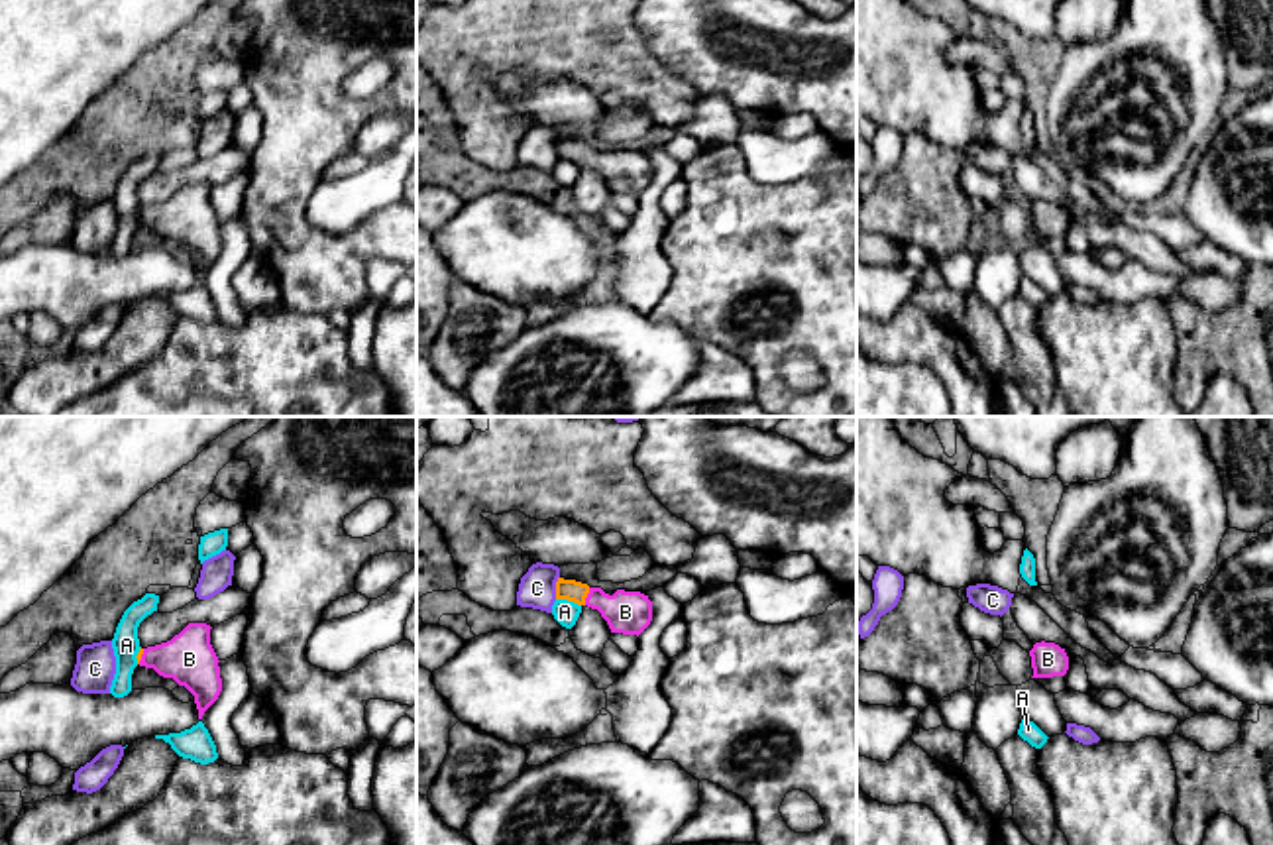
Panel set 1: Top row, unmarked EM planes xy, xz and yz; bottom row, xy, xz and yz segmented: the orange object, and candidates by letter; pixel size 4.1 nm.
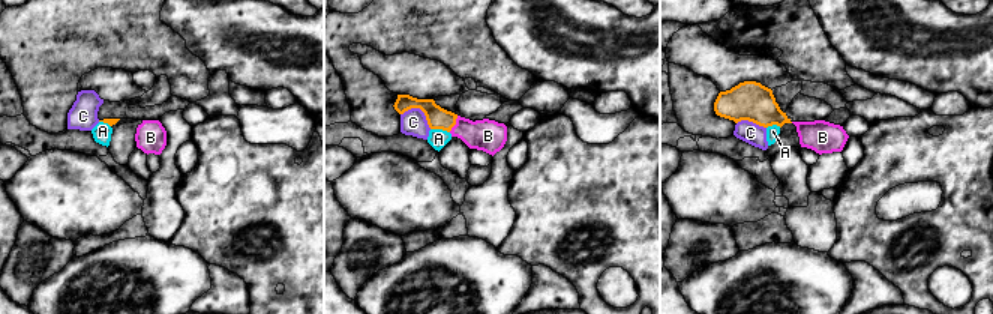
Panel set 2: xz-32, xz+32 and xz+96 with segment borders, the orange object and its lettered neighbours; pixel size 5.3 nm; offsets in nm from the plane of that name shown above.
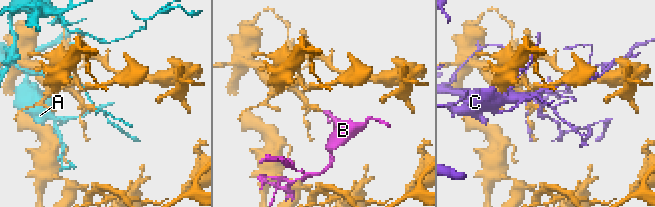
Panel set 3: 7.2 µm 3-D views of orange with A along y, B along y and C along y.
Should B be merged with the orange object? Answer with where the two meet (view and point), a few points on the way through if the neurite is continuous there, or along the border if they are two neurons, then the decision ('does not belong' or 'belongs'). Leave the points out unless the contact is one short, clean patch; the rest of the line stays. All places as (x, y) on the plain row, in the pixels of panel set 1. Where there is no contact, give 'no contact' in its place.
contact xz (586, 156); way xz (570, 150), (586, 156), (625, 171); belongs

